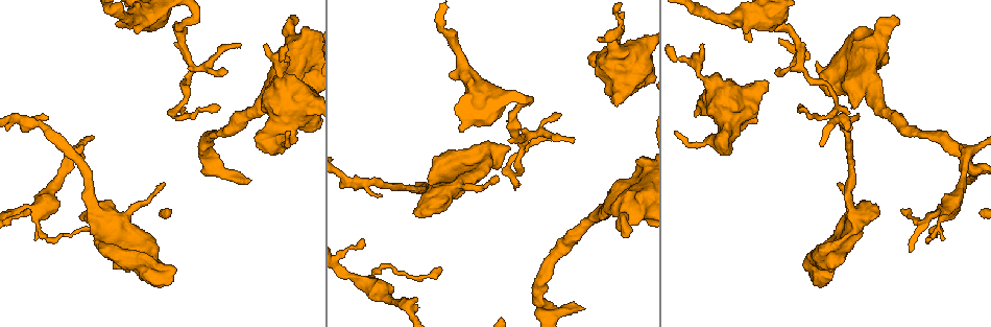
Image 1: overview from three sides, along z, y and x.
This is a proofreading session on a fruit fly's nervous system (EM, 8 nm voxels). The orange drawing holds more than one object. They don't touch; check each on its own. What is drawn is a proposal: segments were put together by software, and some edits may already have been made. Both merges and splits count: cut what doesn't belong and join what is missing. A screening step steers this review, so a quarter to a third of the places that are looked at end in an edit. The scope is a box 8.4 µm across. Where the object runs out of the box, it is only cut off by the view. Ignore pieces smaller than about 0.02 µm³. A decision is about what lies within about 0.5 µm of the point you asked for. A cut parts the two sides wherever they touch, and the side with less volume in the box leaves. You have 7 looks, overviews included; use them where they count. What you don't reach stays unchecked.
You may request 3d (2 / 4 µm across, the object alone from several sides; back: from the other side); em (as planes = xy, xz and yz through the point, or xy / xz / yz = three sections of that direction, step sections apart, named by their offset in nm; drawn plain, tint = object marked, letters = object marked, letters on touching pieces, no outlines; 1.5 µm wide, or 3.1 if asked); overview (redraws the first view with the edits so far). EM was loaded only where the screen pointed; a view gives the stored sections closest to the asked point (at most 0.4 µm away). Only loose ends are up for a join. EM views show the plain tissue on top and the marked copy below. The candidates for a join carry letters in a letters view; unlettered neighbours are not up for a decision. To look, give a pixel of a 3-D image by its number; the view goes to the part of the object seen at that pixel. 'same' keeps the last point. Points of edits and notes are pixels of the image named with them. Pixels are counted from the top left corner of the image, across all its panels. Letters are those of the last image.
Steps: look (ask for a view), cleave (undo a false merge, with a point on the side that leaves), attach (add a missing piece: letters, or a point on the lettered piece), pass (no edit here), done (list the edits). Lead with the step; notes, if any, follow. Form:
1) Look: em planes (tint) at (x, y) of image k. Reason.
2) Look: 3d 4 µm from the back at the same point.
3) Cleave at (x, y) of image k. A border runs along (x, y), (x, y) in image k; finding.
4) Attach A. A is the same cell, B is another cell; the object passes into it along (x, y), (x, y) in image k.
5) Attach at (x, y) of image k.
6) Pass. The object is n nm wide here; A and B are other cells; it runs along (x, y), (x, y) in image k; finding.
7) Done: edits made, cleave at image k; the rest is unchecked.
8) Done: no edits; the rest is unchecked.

Look: 3d 4 µm at (824, 247) of image 1.

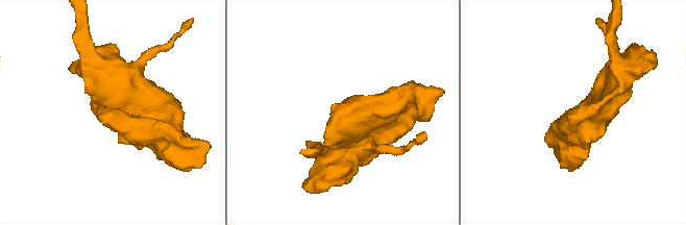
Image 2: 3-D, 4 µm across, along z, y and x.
Look: em planes (letters) at (578, 113) of image 2.

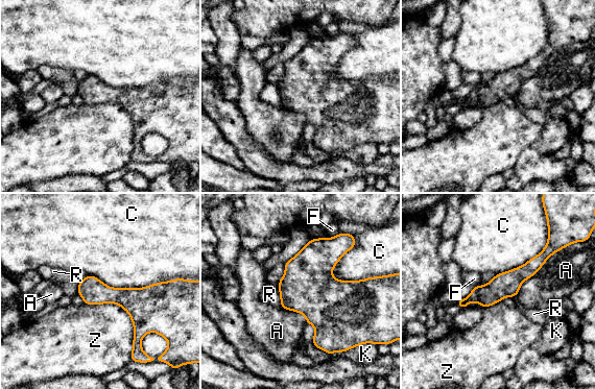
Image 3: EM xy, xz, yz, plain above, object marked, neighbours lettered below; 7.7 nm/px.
Pass. A, C, F, K, R and Z are other cells; none of them fits.

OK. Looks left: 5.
Look: em planes (letters) at (266, 43) of image 1. Thin end.

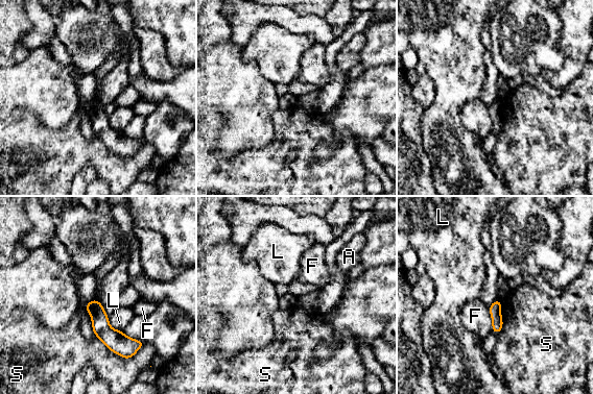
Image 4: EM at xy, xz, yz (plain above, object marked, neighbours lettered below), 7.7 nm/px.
Pass. A, F, L and S are other cells; a border runs along (96, 336), (125, 359), (145, 343) in image 4; none of them fits.

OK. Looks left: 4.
Look: 3d 2 µm at (617, 104) of image 1. Stops while still wide.

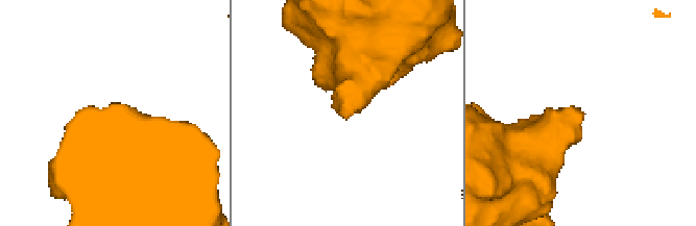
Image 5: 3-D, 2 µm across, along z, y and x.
Look: em planes (letters) at (582, 113) of image 5. Shape alone is not enough.

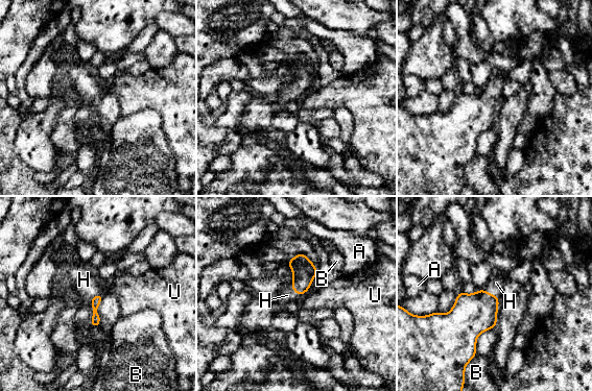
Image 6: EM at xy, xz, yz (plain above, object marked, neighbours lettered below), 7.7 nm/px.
Attach H. H is the same cell, A, B and U are other cells; the object passes into it along (472, 314), (491, 294), (496, 283) in image 6; it goes on there.

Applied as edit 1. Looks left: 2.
Done: edits made, attach at image 6; the rest is unchecked.

